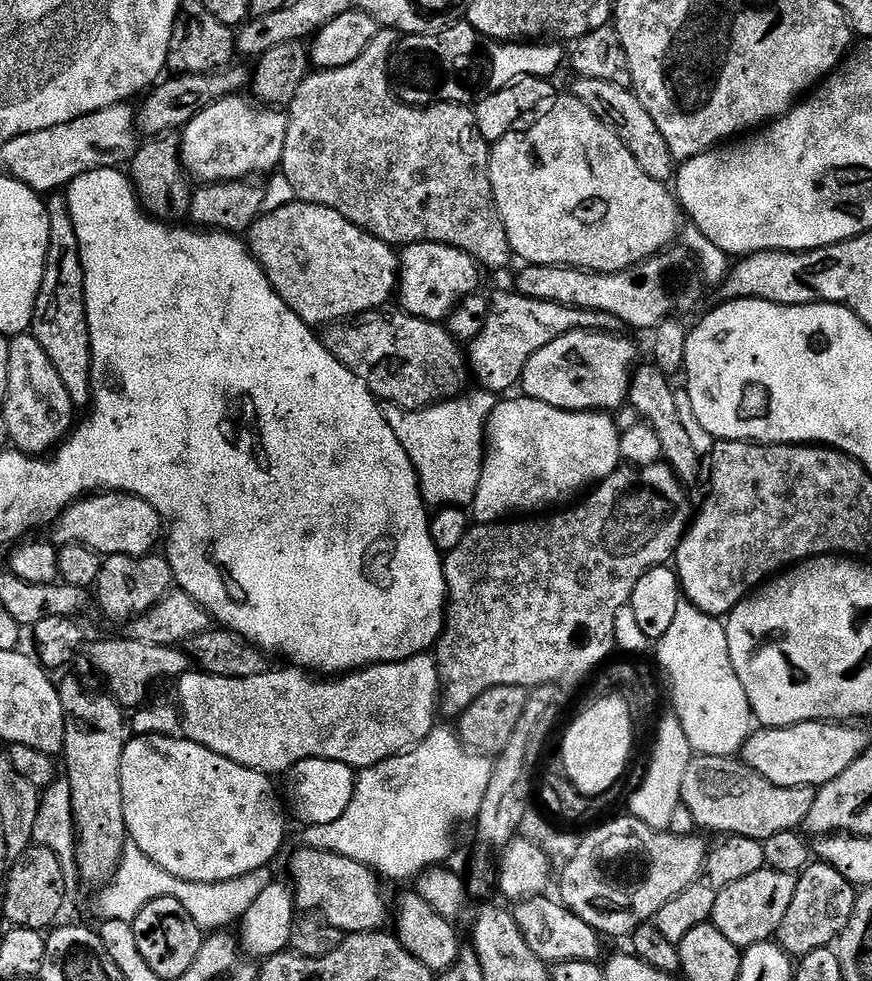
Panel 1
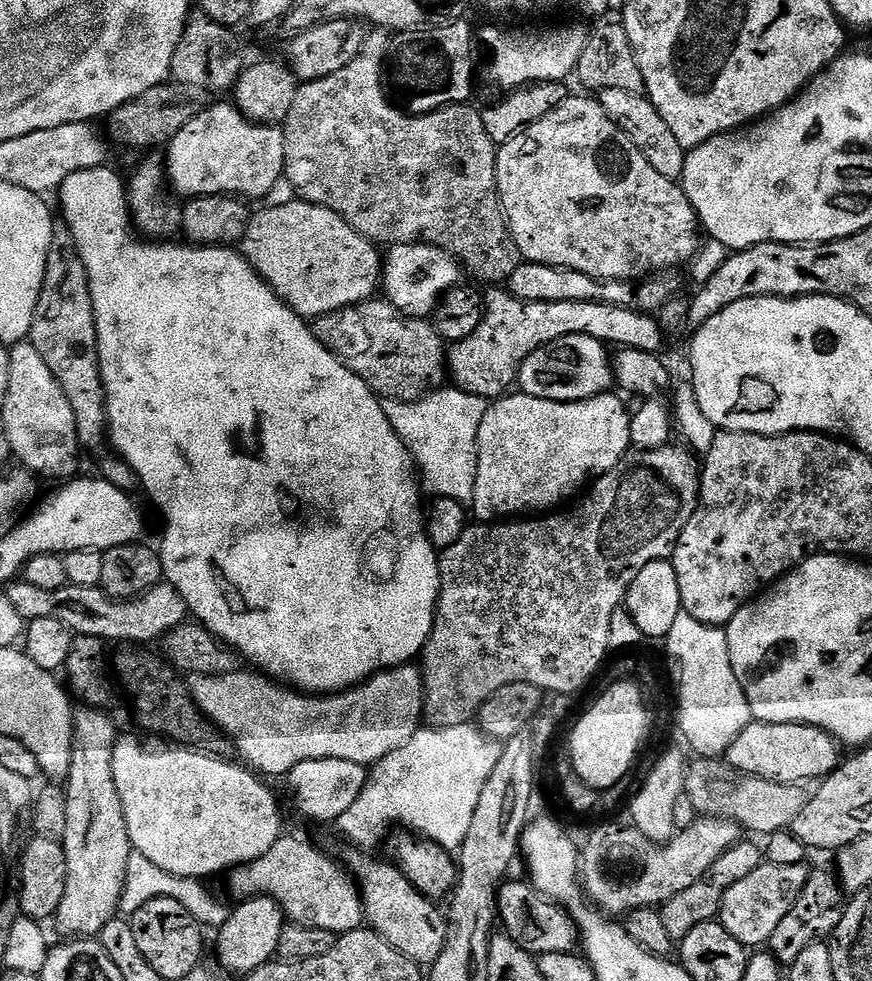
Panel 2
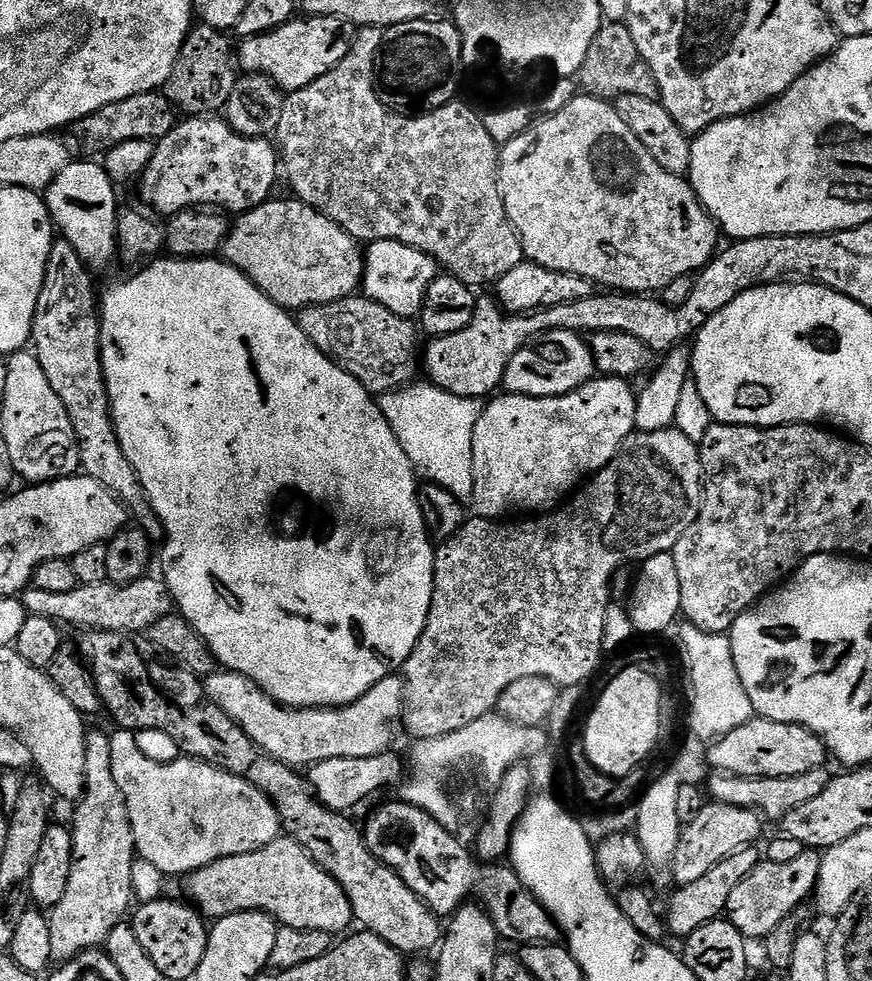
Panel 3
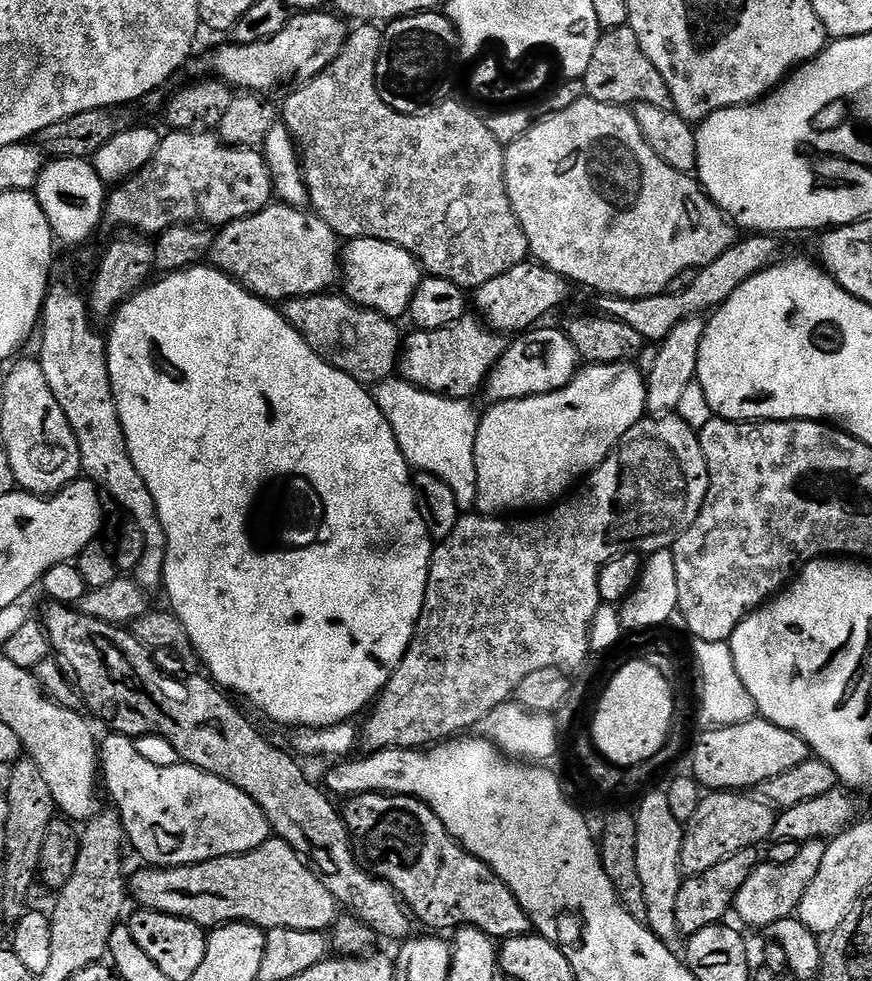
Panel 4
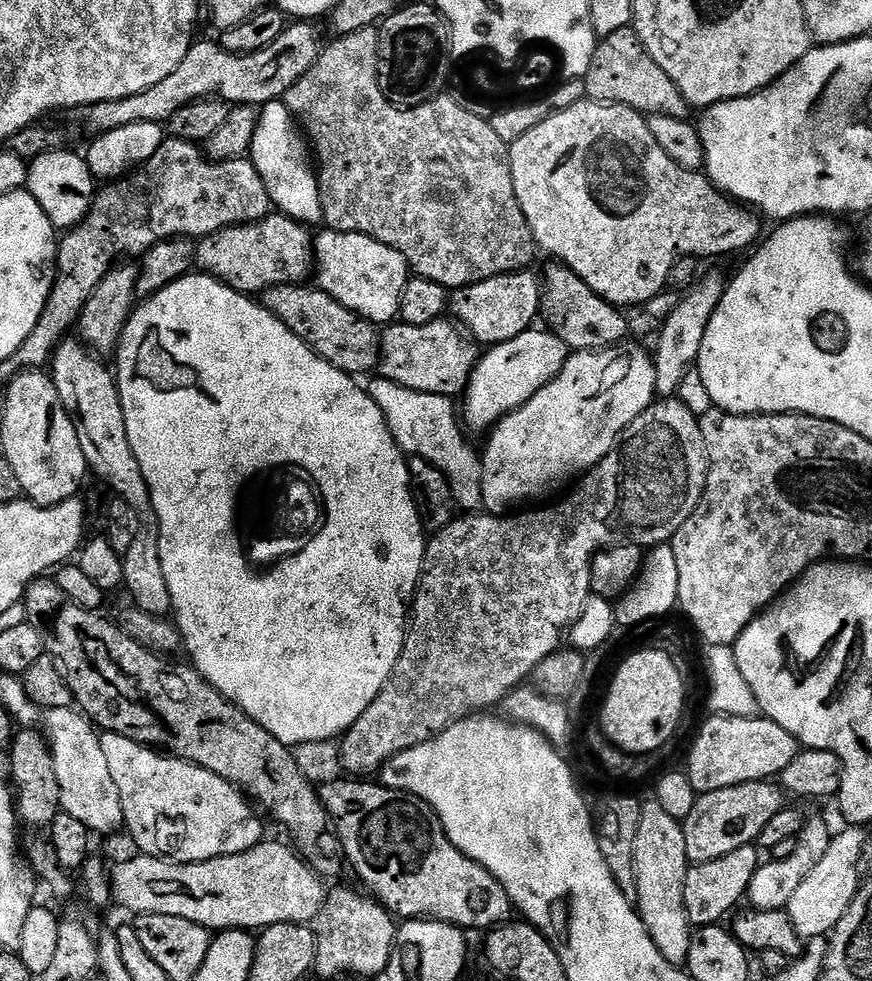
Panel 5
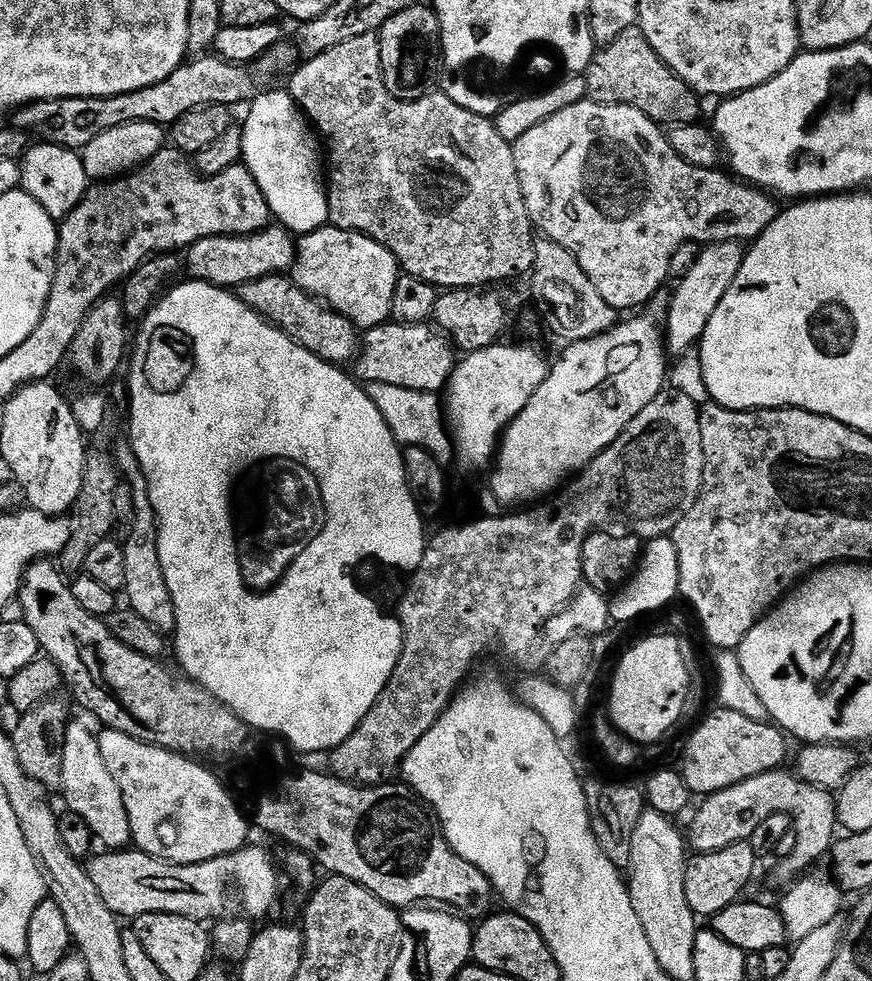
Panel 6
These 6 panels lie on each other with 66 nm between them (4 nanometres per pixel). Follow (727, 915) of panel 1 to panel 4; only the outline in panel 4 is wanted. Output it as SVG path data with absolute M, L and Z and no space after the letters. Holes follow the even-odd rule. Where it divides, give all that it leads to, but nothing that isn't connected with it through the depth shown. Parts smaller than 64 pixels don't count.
M808 840L800 845L798 856L787 864L761 863L750 879L738 892L733 909L735 915L750 926L770 928L776 921L784 920L793 915L810 882L817 877L821 869L822 858L825 857L827 843L822 840Z

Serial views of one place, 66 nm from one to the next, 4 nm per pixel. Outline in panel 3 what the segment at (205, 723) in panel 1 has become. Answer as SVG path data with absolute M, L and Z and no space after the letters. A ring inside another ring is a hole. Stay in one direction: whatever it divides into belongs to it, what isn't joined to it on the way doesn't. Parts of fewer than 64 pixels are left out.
M217 670L211 676L203 677L202 683L205 697L230 714L230 718L234 718L234 722L246 730L246 734L265 756L293 766L311 766L330 758L370 758L389 751L393 747L392 739L396 736L396 724L398 728L406 707L404 681L399 675L382 678L382 682L366 690L362 698L341 708L285 708L267 696L248 676L227 670Z

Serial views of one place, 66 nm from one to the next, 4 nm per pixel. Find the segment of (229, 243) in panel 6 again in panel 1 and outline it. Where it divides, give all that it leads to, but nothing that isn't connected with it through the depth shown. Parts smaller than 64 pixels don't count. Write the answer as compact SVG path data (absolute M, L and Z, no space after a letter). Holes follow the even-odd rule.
M293 202L282 206L282 210L264 212L260 219L252 223L252 228L246 233L246 243L248 251L252 253L252 257L256 259L262 266L262 270L270 278L270 282L274 286L278 298L282 298L282 302L286 302L286 306L290 306L290 310L294 310L294 314L298 314L298 318L302 318L302 322L306 322L307 324L313 326L319 326L319 324L331 326L341 322L348 322L353 318L359 318L369 312L383 309L385 307L384 303L386 303L391 296L393 299L393 297L397 295L400 282L400 257L397 249L393 247L393 245L374 238L366 230L354 226L354 222L342 218L342 214L338 214L338 210L330 210L326 206L318 206L317 204Z

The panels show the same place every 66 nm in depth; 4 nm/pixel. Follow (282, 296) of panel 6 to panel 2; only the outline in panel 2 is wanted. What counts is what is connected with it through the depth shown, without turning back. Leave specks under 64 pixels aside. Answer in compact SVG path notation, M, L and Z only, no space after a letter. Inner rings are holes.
M373 298L371 300L363 300L361 304L355 304L349 308L343 308L325 316L319 316L314 321L314 331L318 342L322 342L322 346L326 346L326 350L330 350L330 354L334 354L334 358L338 358L342 362L342 366L346 366L354 374L358 374L358 378L362 378L362 382L366 382L366 386L370 386L372 391L384 400L420 400L424 396L427 396L429 392L439 389L445 383L446 342L437 334L436 325L428 320L419 320L413 316L402 315L393 304L388 303L387 299Z

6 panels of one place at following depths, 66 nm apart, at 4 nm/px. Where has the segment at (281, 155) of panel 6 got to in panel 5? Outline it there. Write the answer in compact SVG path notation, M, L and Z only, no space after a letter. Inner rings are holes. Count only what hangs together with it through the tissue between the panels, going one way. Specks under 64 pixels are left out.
M283 100L263 105L259 109L259 114L258 130L254 130L250 159L270 194L275 211L300 224L319 225L324 219L320 178L310 159L309 145L297 121Z

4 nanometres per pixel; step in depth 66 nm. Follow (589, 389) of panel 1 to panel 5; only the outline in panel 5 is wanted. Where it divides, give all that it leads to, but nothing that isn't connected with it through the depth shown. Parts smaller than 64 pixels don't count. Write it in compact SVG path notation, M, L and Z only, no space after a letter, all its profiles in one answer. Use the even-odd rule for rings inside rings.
M529 330L518 334L518 338L510 338L510 342L491 345L485 351L488 353L477 359L476 369L472 371L462 397L463 415L466 420L468 415L474 427L491 429L496 421L530 402L530 398L534 398L542 386L549 384L568 361L570 349L551 330L536 331Z

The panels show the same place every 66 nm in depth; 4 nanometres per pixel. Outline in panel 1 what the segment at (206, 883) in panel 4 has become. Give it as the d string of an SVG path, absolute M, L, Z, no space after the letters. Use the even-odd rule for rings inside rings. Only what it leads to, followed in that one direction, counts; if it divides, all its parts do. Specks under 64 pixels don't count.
M300 846L292 856L290 888L294 893L295 907L304 914L321 912L324 923L345 934L379 932L387 920L389 923L390 908L388 912L388 900L380 884L381 877L368 865L354 862L354 858L346 858L342 854Z

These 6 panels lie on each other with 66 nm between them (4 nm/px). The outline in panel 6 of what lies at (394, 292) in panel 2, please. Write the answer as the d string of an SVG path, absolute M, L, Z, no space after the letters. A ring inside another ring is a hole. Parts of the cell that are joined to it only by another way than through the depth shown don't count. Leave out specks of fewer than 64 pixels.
M325 226L305 232L296 241L296 261L290 269L290 279L302 290L306 290L311 296L317 296L328 307L333 308L338 314L342 314L357 329L367 330L376 328L379 324L387 324L392 320L392 307L394 306L394 286L398 286L398 278L402 275L402 269L386 250L374 238L363 236L361 232L347 232L341 228Z

